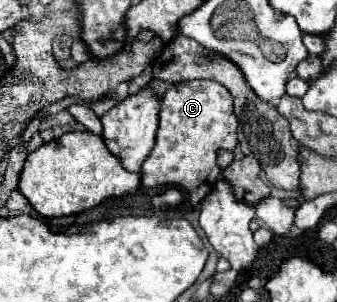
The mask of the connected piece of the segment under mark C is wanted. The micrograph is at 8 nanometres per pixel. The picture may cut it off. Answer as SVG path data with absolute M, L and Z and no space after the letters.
M192 80L174 84L162 96L160 104L162 110L156 146L152 148L150 156L144 160L144 168L140 170L142 186L154 188L172 184L188 192L192 206L198 206L220 176L220 168L216 164L216 150L218 148L230 150L238 142L236 140L238 120L232 112L232 96L222 84L214 80Z

